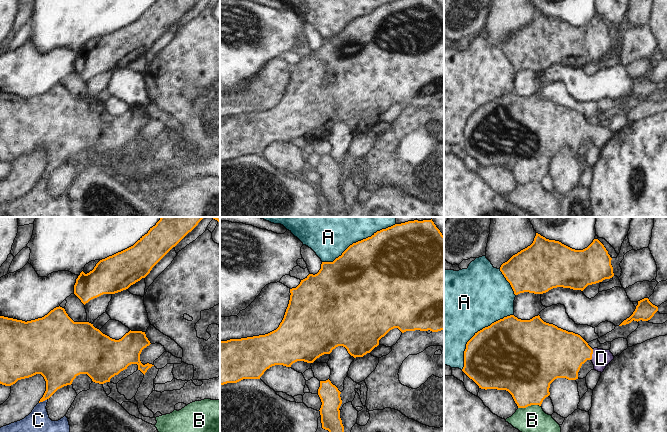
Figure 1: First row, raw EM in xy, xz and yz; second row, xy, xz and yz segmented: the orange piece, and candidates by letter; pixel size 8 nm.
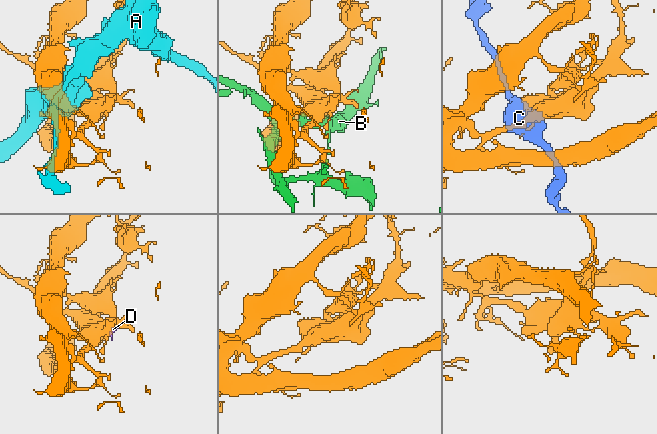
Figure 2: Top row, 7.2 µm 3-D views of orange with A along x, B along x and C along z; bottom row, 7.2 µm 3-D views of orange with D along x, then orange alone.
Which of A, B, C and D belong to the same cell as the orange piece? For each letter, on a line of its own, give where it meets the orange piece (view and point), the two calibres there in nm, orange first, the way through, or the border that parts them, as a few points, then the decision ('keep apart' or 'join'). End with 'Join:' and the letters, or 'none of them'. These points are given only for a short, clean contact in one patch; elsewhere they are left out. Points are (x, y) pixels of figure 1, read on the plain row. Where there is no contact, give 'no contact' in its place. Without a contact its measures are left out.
A: xz (358, 17) | 500/280 nm | keep apart
B: yz (529, 181) | 400/240 nm | keep apart
C: xy (43, 176) | 220/280 nm | keep apart
D: yz (592, 129) | 380/150 nm | across yz (561, 130), (592, 129), (601, 134) | join
Join: D

